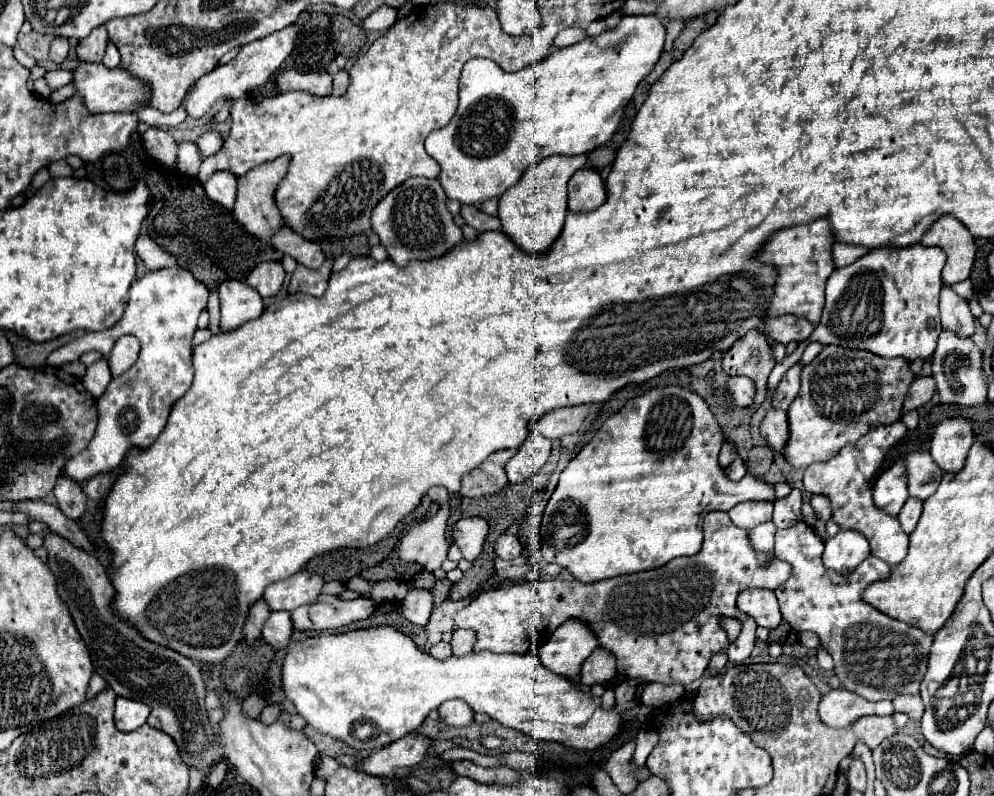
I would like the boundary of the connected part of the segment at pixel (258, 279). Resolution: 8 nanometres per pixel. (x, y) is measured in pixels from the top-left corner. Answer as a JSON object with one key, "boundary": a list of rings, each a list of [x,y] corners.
{"boundary":[[[267,261],[267,263],[259,263],[247,277],[247,285],[255,287],[261,297],[273,297],[279,293],[281,285],[285,279],[285,269],[281,263],[277,261]]]}

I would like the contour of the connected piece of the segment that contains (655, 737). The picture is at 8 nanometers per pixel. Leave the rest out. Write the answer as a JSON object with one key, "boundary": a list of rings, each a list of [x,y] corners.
{"boundary":[[[641,728],[635,741],[636,748],[633,753],[633,763],[637,765],[637,769],[641,769],[641,767],[645,767],[645,761],[647,761],[649,753],[653,751],[659,741],[659,733],[654,728]]]}

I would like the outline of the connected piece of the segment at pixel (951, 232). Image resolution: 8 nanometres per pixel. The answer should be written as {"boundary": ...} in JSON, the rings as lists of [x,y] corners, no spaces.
{"boundary":[[[943,215],[933,229],[925,233],[921,243],[941,247],[947,253],[947,263],[943,267],[945,285],[955,285],[969,277],[977,253],[975,239],[961,221],[953,219],[953,215]]]}

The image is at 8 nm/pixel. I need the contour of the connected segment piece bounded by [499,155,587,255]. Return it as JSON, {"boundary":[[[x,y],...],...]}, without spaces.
{"boundary":[[[585,155],[545,157],[541,159],[541,163],[529,167],[521,175],[521,179],[501,195],[499,219],[503,223],[503,233],[509,235],[509,239],[517,241],[519,247],[529,255],[545,255],[545,251],[549,251],[549,247],[561,233],[567,217],[567,181],[585,165],[585,161]]]}

